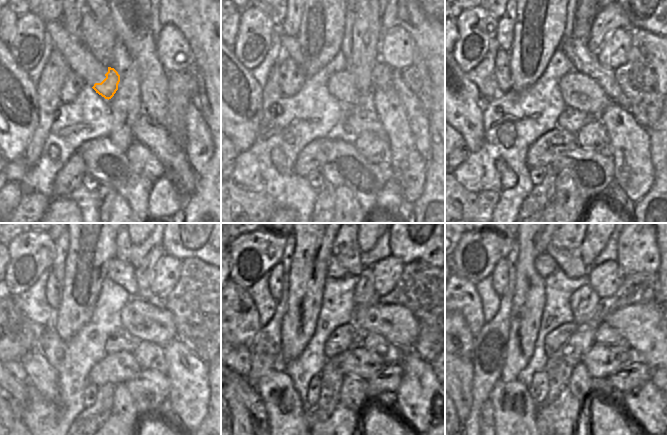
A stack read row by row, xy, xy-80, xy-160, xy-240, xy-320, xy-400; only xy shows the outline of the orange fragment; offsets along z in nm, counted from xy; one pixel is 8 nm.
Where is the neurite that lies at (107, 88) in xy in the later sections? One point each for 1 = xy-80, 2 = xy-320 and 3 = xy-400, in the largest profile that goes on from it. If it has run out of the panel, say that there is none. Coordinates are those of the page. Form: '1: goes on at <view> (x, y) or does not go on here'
1: goes on at xy-80 (341, 85)
2: goes on at xy-320 (396, 323)
3: goes on at xy-400 (648, 327)

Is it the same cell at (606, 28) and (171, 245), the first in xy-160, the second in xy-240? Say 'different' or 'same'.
different

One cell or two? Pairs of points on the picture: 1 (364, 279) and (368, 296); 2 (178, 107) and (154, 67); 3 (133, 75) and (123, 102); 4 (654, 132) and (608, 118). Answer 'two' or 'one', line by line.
1: one
2: two
3: one
4: two

